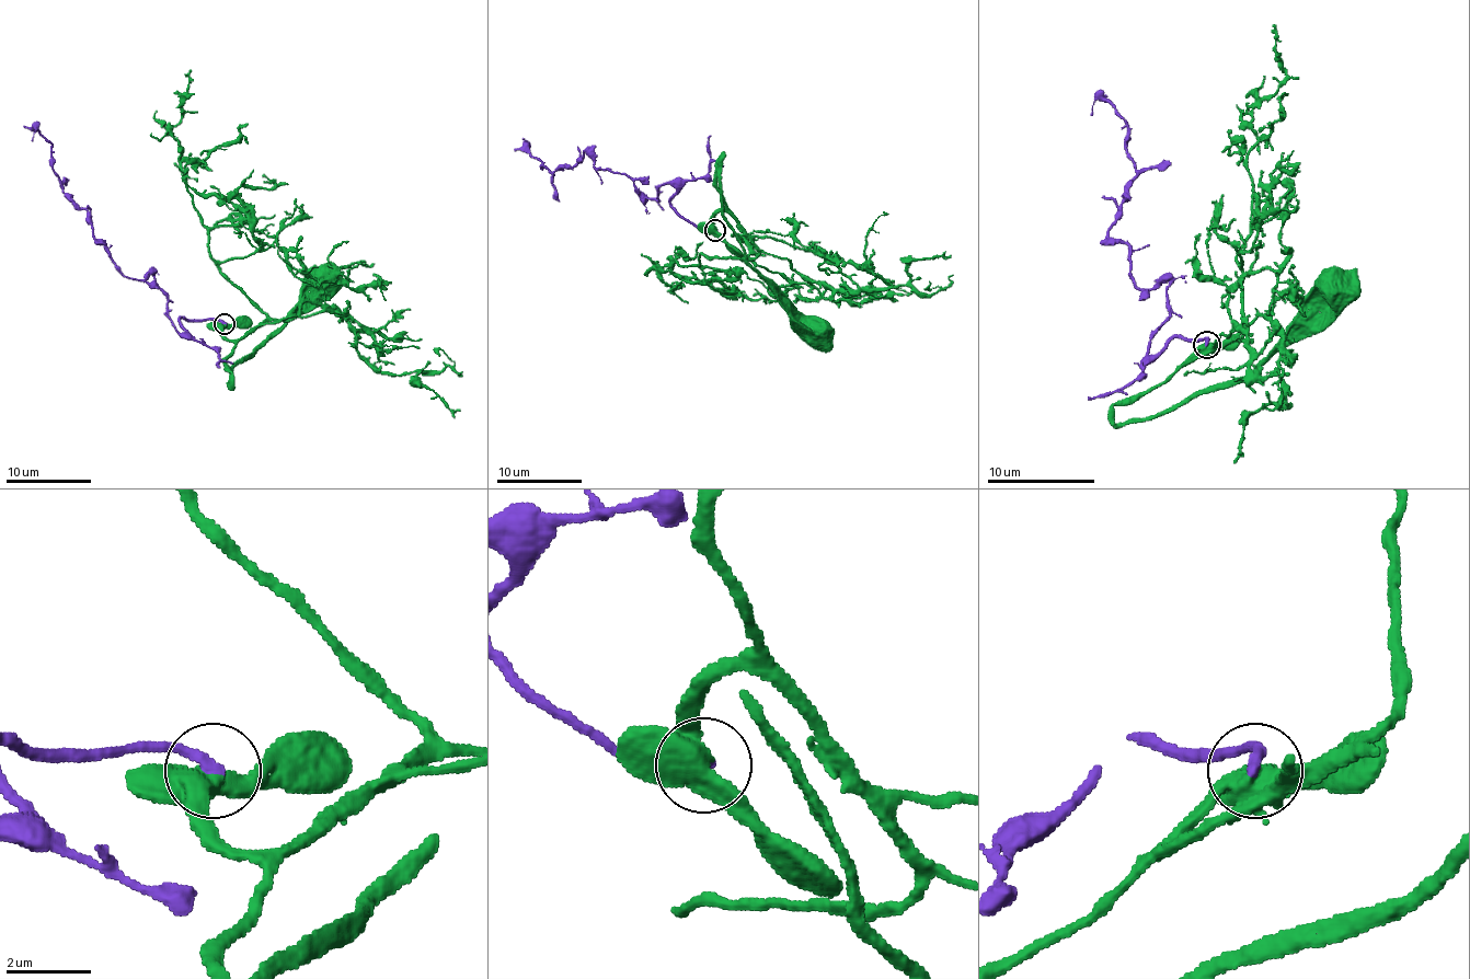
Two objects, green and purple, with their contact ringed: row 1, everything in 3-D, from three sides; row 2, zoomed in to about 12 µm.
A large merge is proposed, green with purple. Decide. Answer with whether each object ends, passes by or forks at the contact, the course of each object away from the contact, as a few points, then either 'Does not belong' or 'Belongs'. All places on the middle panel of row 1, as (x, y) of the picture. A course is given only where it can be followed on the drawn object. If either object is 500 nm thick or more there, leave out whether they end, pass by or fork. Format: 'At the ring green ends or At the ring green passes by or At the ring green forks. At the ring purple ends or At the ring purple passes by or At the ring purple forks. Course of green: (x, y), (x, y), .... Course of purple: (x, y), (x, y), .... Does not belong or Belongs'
Course of green: (713, 229), (726, 202), (718, 188), (724, 157), (722, 215), (745, 260), (788, 304), (790, 317), (818, 332). Course of purple: (715, 229), (698, 229), (670, 204), (670, 182), (644, 199), (585, 152), (552, 173), (523, 137). Belongs

